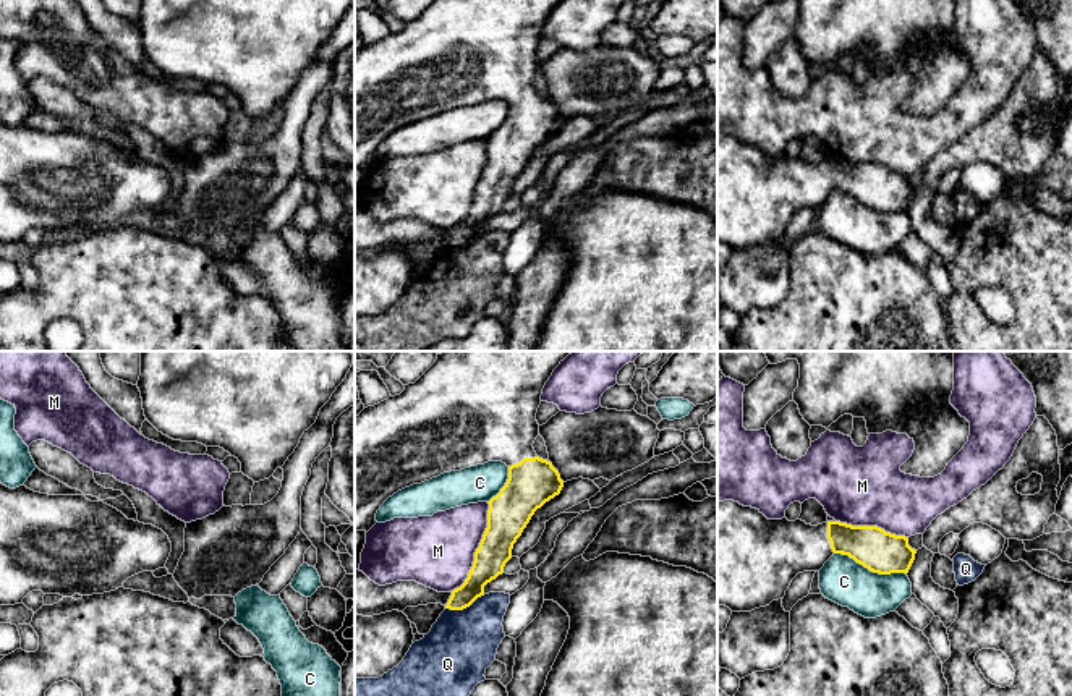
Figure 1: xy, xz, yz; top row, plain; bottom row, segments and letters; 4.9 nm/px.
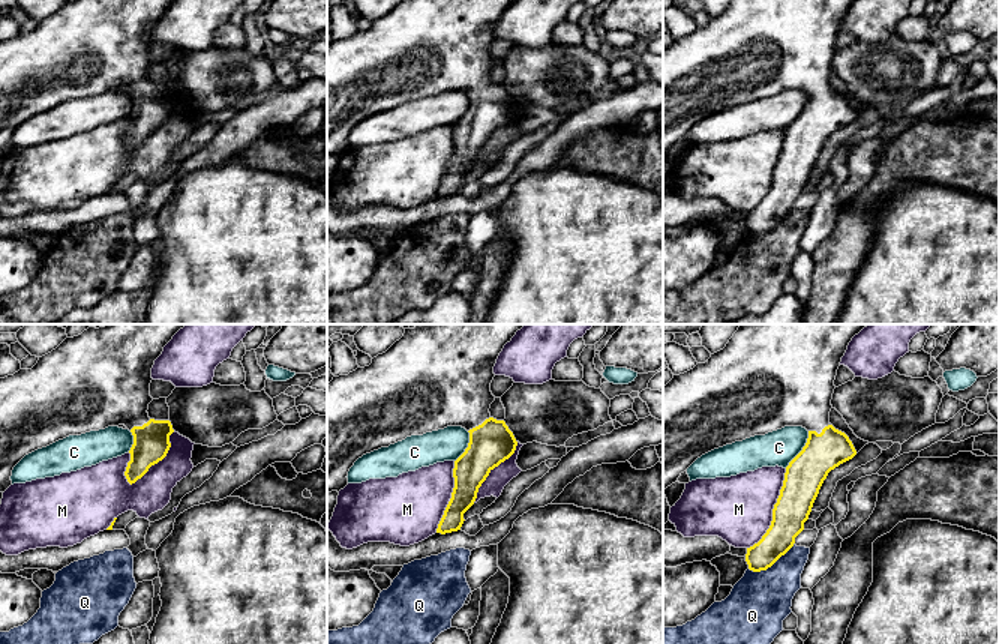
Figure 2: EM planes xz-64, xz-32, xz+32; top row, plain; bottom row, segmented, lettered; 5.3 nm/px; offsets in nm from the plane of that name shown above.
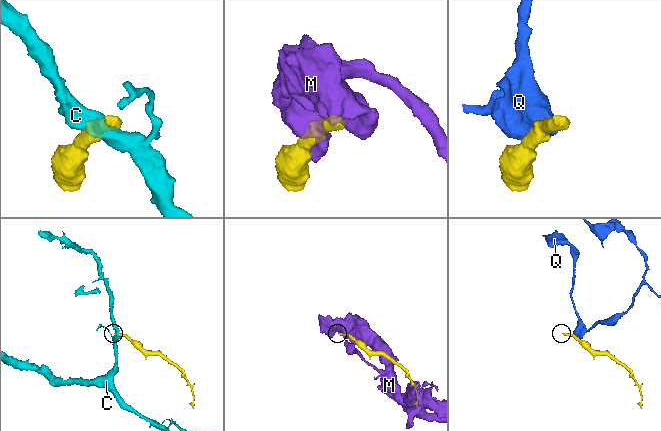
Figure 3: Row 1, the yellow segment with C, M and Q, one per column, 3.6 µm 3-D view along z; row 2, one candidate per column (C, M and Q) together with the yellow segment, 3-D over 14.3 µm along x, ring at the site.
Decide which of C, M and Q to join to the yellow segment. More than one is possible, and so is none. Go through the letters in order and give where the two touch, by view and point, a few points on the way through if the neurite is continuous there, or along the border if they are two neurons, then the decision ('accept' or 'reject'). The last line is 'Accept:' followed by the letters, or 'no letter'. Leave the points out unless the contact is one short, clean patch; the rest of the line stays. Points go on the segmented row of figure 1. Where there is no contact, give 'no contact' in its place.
C: contact yz (870, 570); reject
M: contact xz (478, 547); reject
Q: contact xz (465, 607); reject
Accept: no letter

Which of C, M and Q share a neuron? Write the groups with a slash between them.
C / M / Q

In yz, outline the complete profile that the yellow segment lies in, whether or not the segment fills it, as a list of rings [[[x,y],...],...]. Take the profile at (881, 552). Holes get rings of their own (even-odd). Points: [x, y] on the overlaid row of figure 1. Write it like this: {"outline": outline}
{"outline": [[[734,500],[717,503],[717,605],[725,605],[732,612],[751,612],[769,605],[785,596],[792,579],[803,571],[819,571],[834,555],[842,554],[853,558],[873,573],[908,573],[917,550],[908,545],[908,537],[886,533],[878,526],[852,526],[840,521],[826,521],[818,526],[802,520],[789,521],[768,520],[759,510],[743,507]]]}

